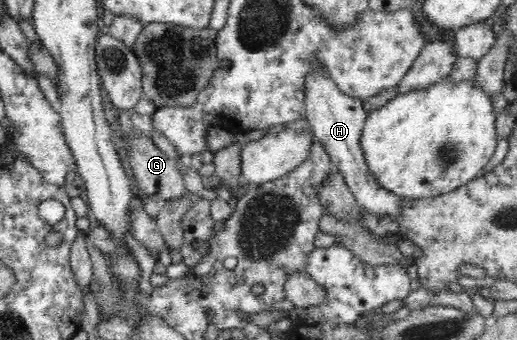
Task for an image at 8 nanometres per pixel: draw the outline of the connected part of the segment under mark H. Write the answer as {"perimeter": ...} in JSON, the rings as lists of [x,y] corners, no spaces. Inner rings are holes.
{"perimeter":[[[314,60],[309,66],[304,78],[305,109],[308,123],[324,149],[329,153],[331,164],[343,175],[350,191],[354,194],[357,203],[364,209],[375,214],[390,214],[396,219],[399,214],[399,199],[394,192],[380,185],[376,176],[372,174],[370,164],[366,160],[362,148],[362,133],[369,111],[365,109],[362,100],[348,95],[336,84],[326,64]]]}

